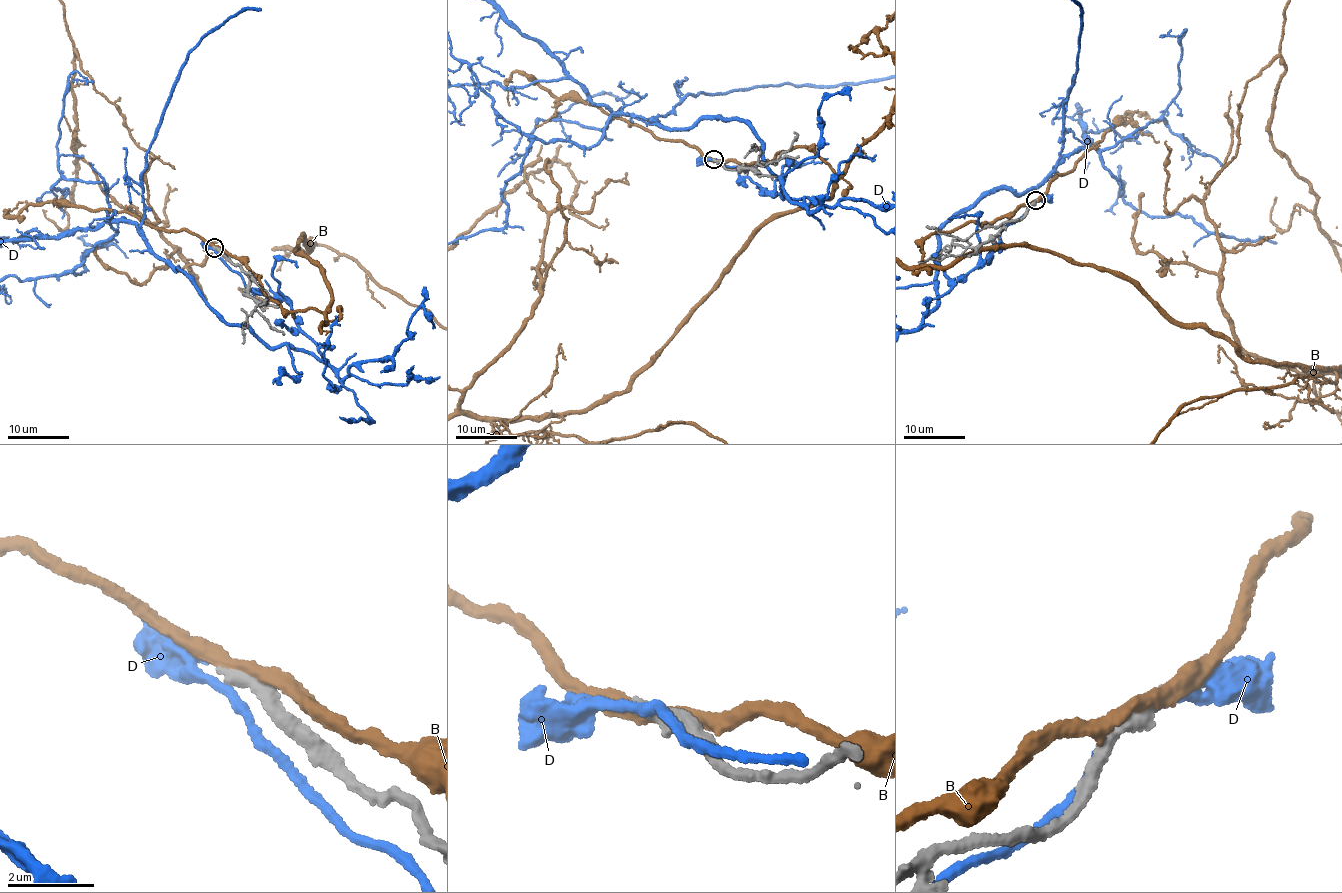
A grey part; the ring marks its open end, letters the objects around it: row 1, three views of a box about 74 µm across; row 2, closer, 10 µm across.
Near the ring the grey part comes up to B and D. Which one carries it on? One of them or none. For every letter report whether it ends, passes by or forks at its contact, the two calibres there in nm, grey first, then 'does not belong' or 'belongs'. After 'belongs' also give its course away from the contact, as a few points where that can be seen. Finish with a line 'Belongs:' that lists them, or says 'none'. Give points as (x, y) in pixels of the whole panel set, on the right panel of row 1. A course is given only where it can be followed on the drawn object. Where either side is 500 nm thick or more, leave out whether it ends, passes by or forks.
B: it passes by; 460 nm thick on the grey side, 320 nm on the other; does not belong
D: it passes by; 380 nm thick on the grey side, 200 nm on the other; does not belong
Belongs: none

